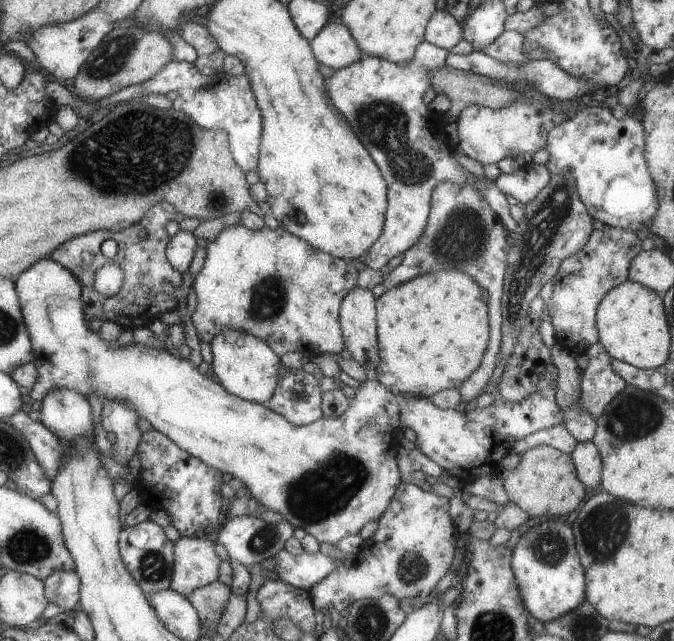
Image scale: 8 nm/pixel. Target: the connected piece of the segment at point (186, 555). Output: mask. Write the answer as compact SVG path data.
M207 535L180 537L174 542L174 567L169 589L185 597L198 587L218 583L220 557L214 550L215 539Z

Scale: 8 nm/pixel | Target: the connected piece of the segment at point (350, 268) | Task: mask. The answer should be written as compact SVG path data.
M242 224L232 225L205 245L205 262L193 283L197 307L190 314L200 341L210 342L224 328L234 328L264 340L280 357L286 352L301 352L311 358L326 352L342 352L345 344L339 310L346 294L357 286L359 273L352 261L336 259L319 251L280 225L276 229L264 227L260 230L248 230Z

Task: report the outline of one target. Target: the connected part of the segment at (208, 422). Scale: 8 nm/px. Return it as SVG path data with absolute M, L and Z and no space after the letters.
M52 258L37 260L14 281L32 341L32 362L39 372L30 401L42 401L47 392L56 388L75 390L82 396L96 394L102 400L120 400L182 450L223 473L240 478L260 505L281 513L293 527L303 528L320 544L335 544L359 533L364 524L378 520L388 508L402 480L397 463L398 436L403 429L399 416L401 406L398 398L375 376L361 382L343 415L338 418L322 416L308 426L296 426L263 404L230 394L212 375L203 375L189 359L176 358L167 350L146 348L136 342L122 345L118 340L102 340L100 332L91 330L84 314L81 282Z

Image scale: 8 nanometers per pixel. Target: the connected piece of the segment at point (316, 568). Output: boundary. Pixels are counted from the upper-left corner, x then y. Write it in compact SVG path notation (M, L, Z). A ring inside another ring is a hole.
M282 549L275 557L275 563L275 572L281 581L304 590L311 589L336 568L335 559L321 551L295 556Z

